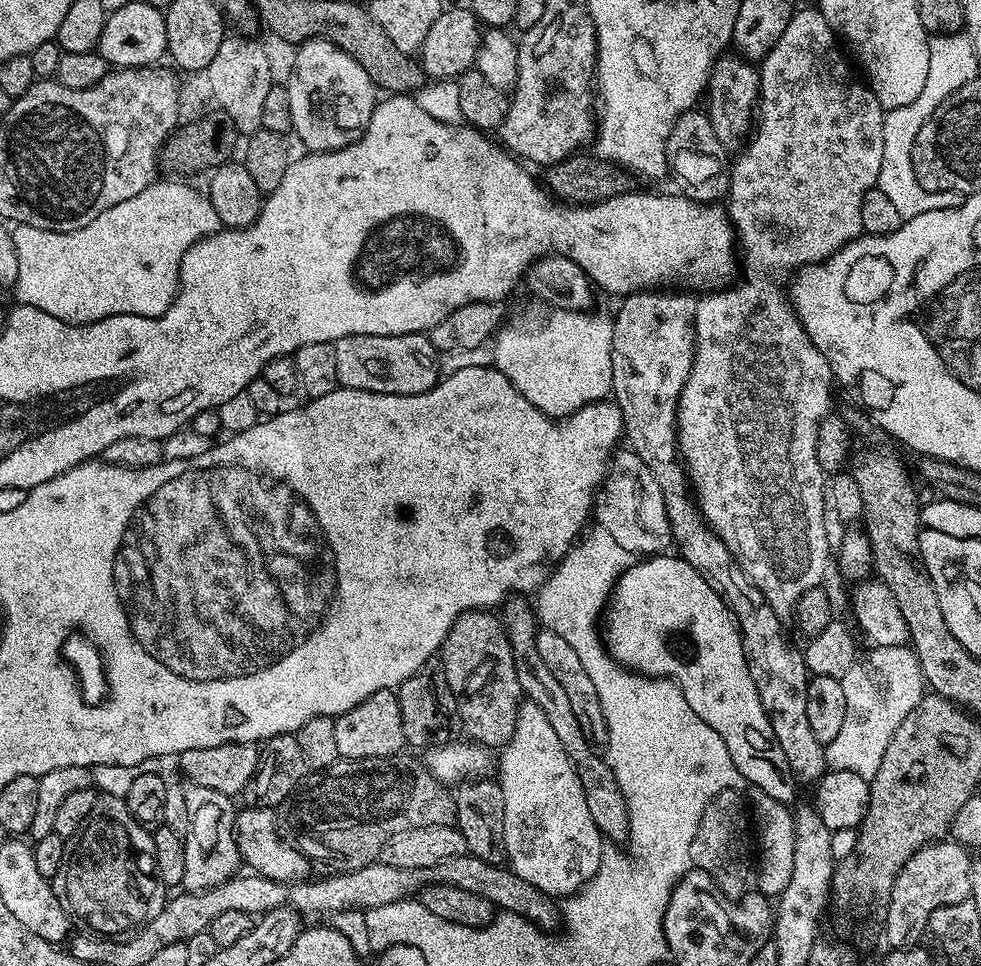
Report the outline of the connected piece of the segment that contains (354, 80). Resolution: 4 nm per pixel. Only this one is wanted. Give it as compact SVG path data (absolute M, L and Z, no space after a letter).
M306 40L295 52L296 61L286 79L294 136L305 144L308 152L329 152L350 146L366 130L378 103L378 89L370 74L346 50L329 40Z

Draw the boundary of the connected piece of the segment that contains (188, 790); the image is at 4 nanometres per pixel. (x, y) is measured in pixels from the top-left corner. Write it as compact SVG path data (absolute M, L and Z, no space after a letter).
M196 782L184 788L186 810L190 814L190 830L184 837L186 870L183 887L190 892L201 892L204 888L213 888L237 875L242 861L236 848L234 825L238 811L233 797L218 794L216 788L207 788Z

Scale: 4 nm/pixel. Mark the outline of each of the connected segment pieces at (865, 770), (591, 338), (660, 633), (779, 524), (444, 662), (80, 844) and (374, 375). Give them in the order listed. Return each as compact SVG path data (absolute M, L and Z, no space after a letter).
M875 647L872 652L868 664L855 664L841 678L846 697L846 717L841 732L825 747L829 769L858 774L869 782L877 774L895 730L926 695L920 663L911 647Z
M552 308L549 316L541 320L520 320L517 324L505 323L491 341L478 350L448 356L448 372L457 372L466 366L491 366L497 368L542 414L553 418L563 418L574 414L587 404L598 400L608 400L612 395L612 320L599 316L596 310L571 312L565 308Z
M657 554L629 564L626 571L621 572L616 587L612 590L610 603L606 608L606 624L607 620L606 647L618 664L640 673L641 676L655 676L673 680L682 690L686 702L690 702L690 710L694 710L694 714L698 714L702 718L702 722L706 722L706 726L710 726L710 730L714 730L714 734L718 734L718 738L722 738L722 742L726 742L726 750L730 750L730 758L734 758L734 766L738 766L738 774L742 774L744 781L753 789L765 791L771 798L776 798L778 802L786 805L793 803L792 799L796 796L798 781L792 775L790 762L786 762L786 754L782 750L782 745L778 743L778 738L774 738L774 726L770 726L770 718L766 718L766 710L762 710L762 698L758 698L754 678L750 678L750 666L746 666L746 654L742 650L740 628L736 624L734 614L726 606L726 602L722 602L722 598L718 594L714 594L714 590L710 590L706 578L702 578L702 574L698 574L698 570L694 570L694 566L690 566L690 562L686 562L676 554Z
M809 6L793 11L788 18L786 30L782 30L782 38L774 42L763 60L759 61L760 99L758 101L758 119L747 137L746 146L735 153L730 164L730 179L726 197L726 211L736 233L739 251L742 253L744 272L735 282L723 290L712 290L701 295L696 301L696 349L694 362L690 366L690 378L686 378L686 386L680 395L680 405L676 411L676 443L680 450L680 459L684 471L688 474L688 482L692 485L692 495L698 511L704 516L706 523L712 527L726 542L730 554L740 564L740 569L755 588L770 602L774 614L785 622L793 619L796 603L811 588L819 588L825 583L824 571L828 568L828 528L824 525L824 508L826 512L826 474L818 466L816 447L818 446L819 424L829 415L832 404L832 388L834 377L830 362L822 358L822 350L814 346L810 334L802 326L802 322L792 309L792 302L786 285L790 274L800 271L806 264L819 264L827 256L832 256L842 246L855 240L864 232L862 226L862 198L876 187L878 170L882 170L882 154L886 137L884 137L884 116L886 110L872 93L871 87L862 82L852 73L850 65L844 61L840 53L838 37L831 24L821 14L820 9Z
M492 610L463 612L446 634L438 663L454 694L459 727L465 728L475 743L489 750L503 749L512 741L522 703L516 659L503 619Z
M97 795L90 818L86 818L80 831L65 843L62 866L58 866L58 874L50 883L68 917L76 922L85 920L89 924L85 925L93 933L107 934L112 938L143 928L150 918L156 917L158 910L162 910L166 899L166 889L156 877L152 832L136 821L126 802L118 796Z
M419 332L402 334L401 336L347 336L335 341L335 346L334 358L338 361L336 378L341 388L409 396L410 394L422 394L430 391L436 387L442 376L441 353L436 351L427 335Z

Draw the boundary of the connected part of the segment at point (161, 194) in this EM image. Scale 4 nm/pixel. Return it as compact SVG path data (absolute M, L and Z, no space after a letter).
M163 178L142 190L142 194L134 194L134 198L118 202L118 206L110 206L110 210L98 214L94 222L73 232L17 224L12 228L14 250L18 254L15 299L71 324L93 324L107 316L161 316L176 300L182 258L190 246L221 228L214 206L201 189L199 192L188 184Z

